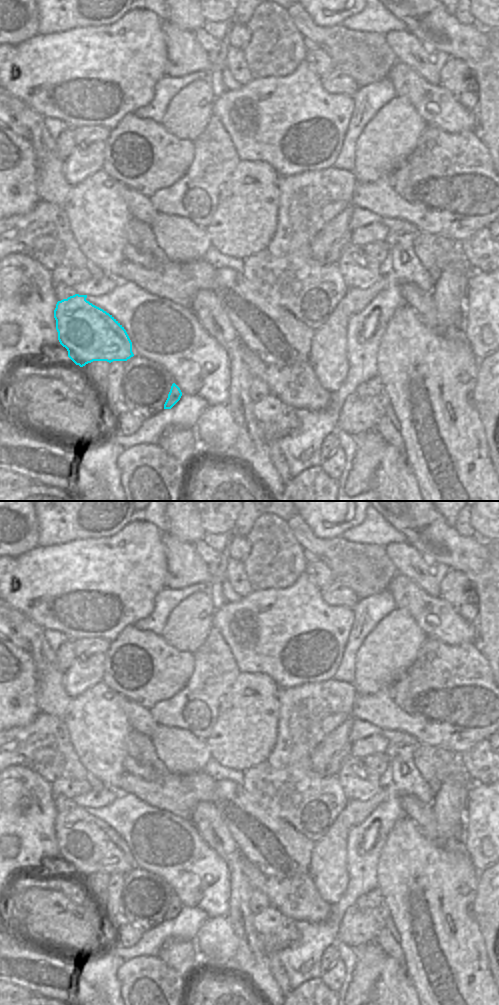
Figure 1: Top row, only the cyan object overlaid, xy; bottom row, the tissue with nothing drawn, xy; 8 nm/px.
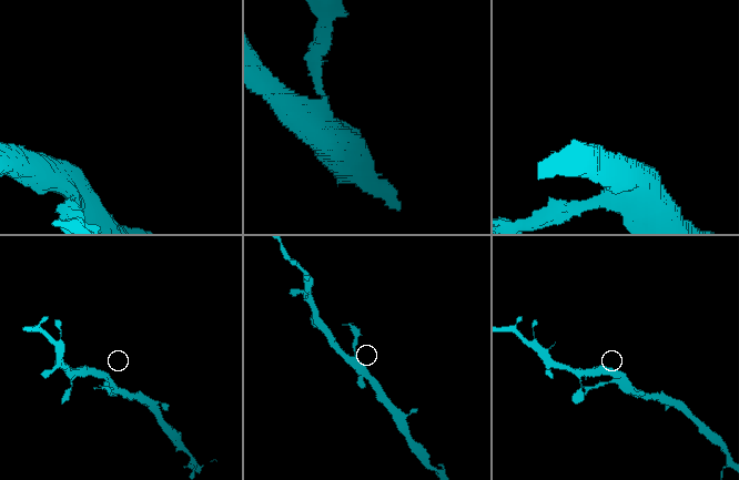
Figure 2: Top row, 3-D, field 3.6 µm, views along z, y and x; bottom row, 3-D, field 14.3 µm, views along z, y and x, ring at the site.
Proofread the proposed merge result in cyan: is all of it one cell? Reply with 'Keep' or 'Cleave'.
Cleave.

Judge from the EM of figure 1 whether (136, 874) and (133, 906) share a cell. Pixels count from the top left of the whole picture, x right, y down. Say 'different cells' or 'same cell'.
same cell

